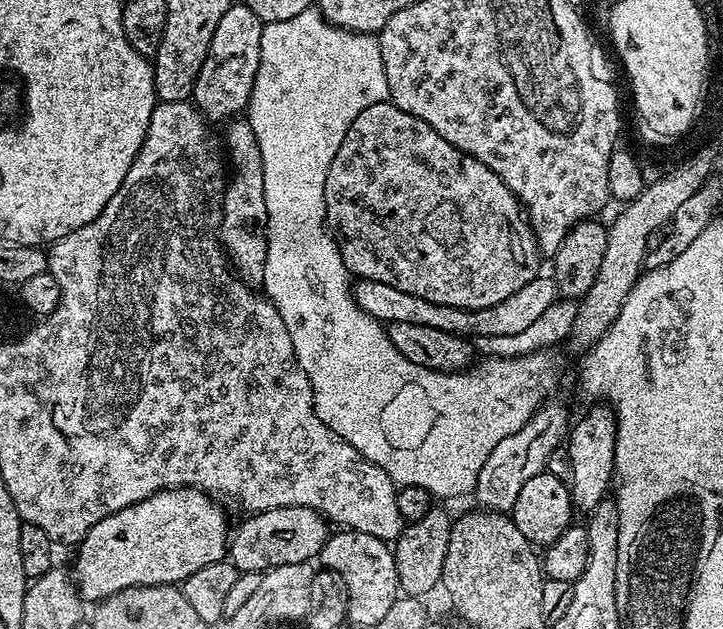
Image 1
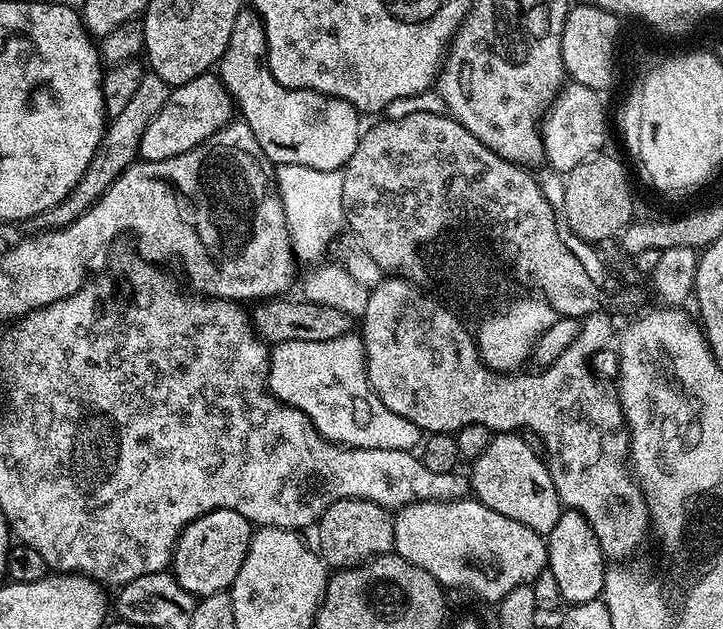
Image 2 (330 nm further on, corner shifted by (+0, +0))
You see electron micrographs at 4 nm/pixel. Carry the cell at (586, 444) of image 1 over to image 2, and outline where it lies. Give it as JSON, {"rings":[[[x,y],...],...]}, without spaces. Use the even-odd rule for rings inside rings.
{"rings":[[[571,510],[561,511],[554,530],[546,533],[548,542],[547,571],[554,574],[558,581],[560,599],[565,605],[581,604],[601,599],[604,591],[604,574],[606,557],[602,546],[598,546],[598,538],[594,538],[594,530],[590,530],[590,522],[582,514]]]}

